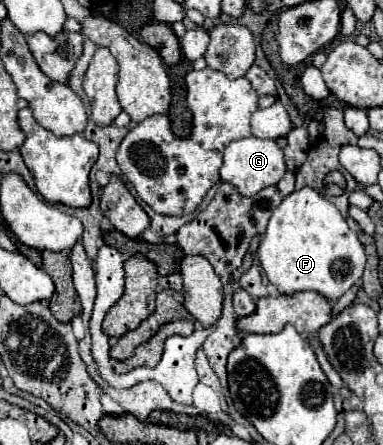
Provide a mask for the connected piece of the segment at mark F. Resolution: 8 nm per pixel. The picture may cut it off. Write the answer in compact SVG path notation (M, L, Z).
M302 187L298 191L292 191L274 209L274 213L268 221L266 233L262 235L262 241L258 247L258 259L264 267L270 283L278 289L280 295L294 295L300 291L316 291L322 297L328 297L330 303L336 303L352 285L360 283L364 263L366 263L364 247L358 241L358 235L346 225L346 219L340 215L340 211L334 207L334 203L326 201L312 187Z

